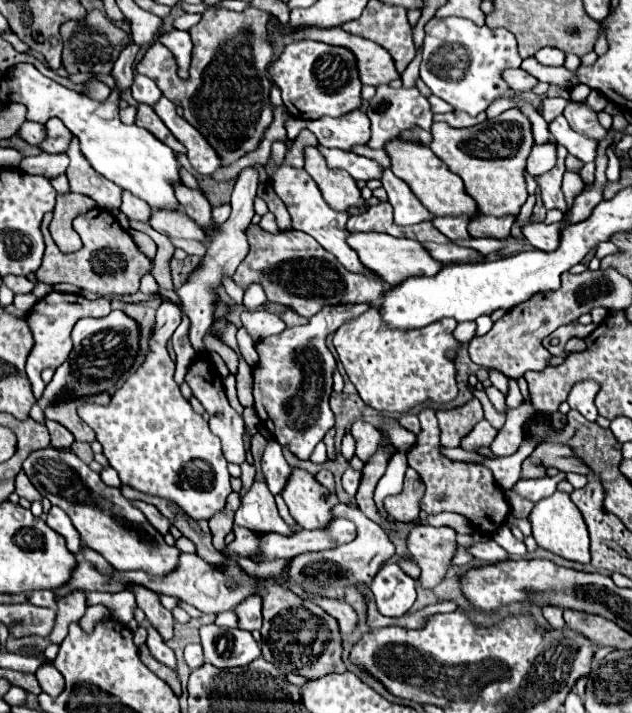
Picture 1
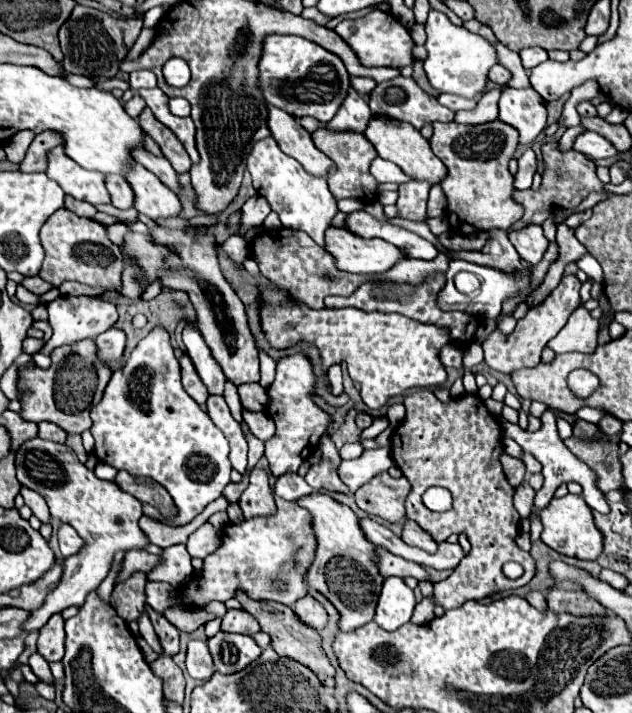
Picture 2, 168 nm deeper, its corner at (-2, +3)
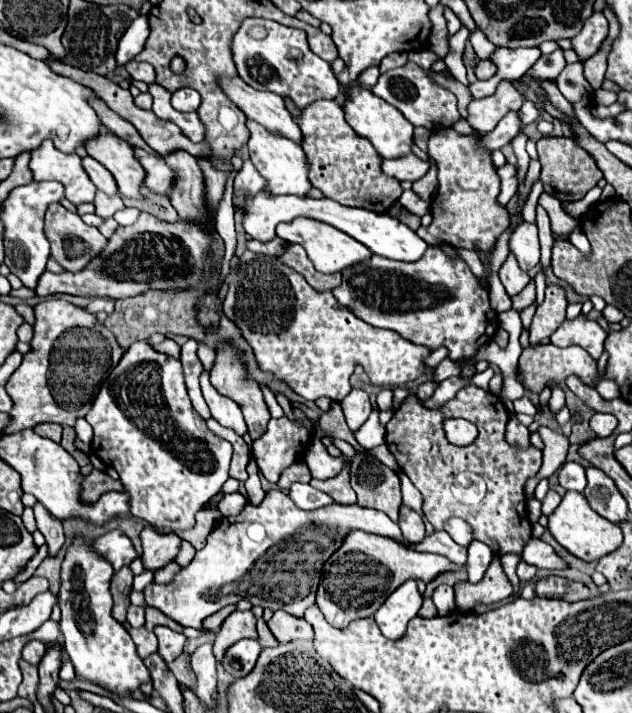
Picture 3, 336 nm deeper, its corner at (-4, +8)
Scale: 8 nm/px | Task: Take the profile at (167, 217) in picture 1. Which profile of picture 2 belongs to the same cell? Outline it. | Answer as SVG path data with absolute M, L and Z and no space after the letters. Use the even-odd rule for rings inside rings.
M139 163L133 165L133 171L127 175L135 191L135 209L149 219L157 217L177 217L181 213L181 201L169 187L165 187L153 173L149 173Z

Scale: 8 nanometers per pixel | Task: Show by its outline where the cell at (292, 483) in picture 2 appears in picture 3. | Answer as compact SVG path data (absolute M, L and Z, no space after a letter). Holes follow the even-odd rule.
M295 482L289 490L289 496L291 500L303 508L303 510L317 510L317 508L323 508L323 506L329 506L333 502L331 496L327 496L325 492L321 490L315 490L313 486L309 484L301 484L301 482Z

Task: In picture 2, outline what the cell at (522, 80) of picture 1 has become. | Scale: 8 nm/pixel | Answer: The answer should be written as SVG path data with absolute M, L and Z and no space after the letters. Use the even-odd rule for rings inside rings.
M493 65L491 71L489 71L489 79L497 85L507 85L509 79L511 79L511 71L505 69L503 65Z

